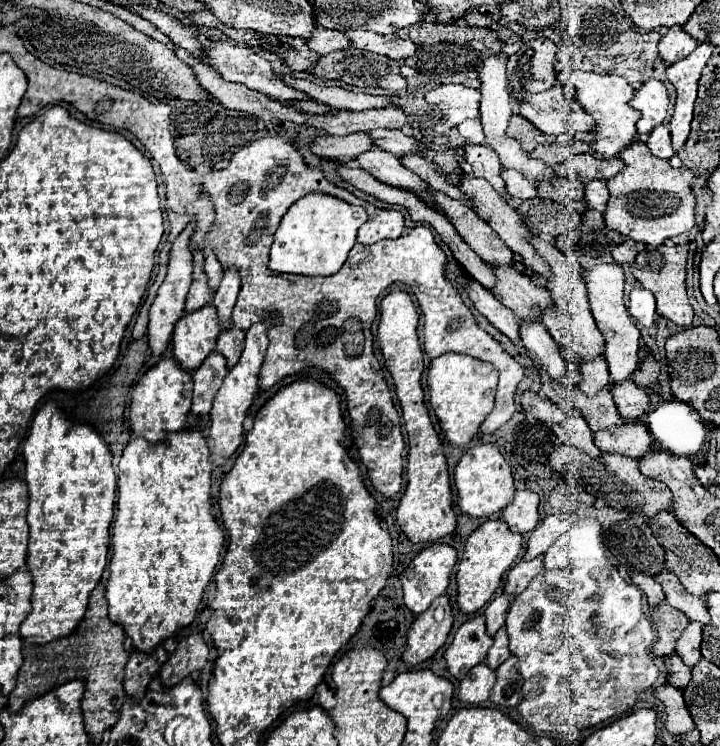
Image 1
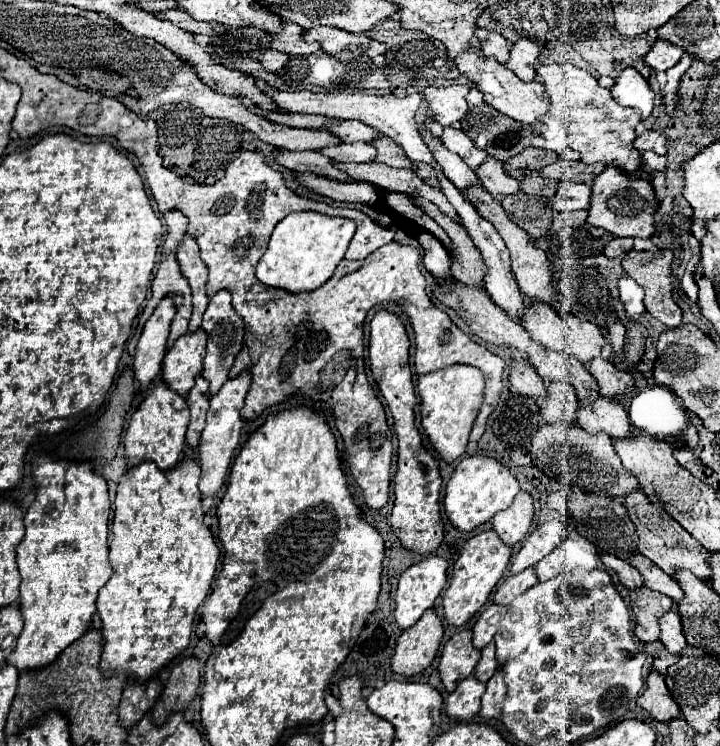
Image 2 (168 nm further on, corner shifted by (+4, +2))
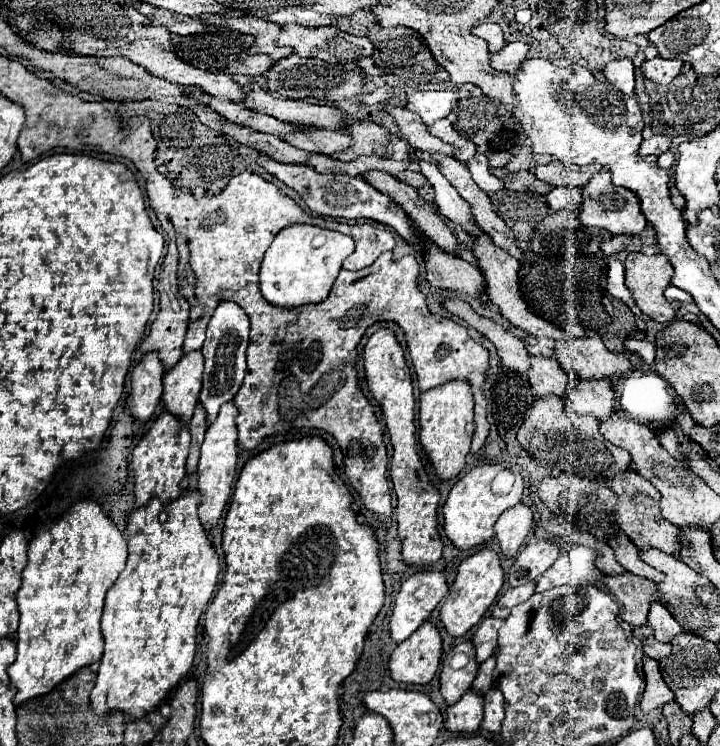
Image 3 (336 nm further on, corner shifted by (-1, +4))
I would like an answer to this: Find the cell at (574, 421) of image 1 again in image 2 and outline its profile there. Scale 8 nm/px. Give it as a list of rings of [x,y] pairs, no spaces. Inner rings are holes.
[[[552,381],[546,387],[546,397],[538,397],[536,403],[540,407],[540,415],[548,423],[554,423],[560,419],[576,421],[578,399],[576,399],[576,389],[572,383]]]

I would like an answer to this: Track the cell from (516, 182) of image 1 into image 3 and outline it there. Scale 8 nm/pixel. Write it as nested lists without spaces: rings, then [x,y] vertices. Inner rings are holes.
[[[477,153],[477,155],[471,159],[471,163],[467,163],[467,167],[469,167],[475,183],[477,183],[485,193],[495,193],[495,191],[501,191],[501,189],[505,187],[503,181],[491,173],[491,167],[489,167],[487,157],[483,157],[481,153]]]

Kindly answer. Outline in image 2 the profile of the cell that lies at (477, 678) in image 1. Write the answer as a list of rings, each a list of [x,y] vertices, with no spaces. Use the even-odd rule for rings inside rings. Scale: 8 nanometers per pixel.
[[[474,675],[458,683],[456,691],[446,701],[448,717],[456,721],[470,721],[474,715],[480,713],[480,699],[484,695],[486,685],[480,683]]]

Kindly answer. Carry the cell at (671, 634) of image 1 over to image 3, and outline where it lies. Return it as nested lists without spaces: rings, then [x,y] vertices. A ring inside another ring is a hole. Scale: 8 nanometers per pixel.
[[[623,573],[617,577],[607,575],[603,583],[619,599],[621,619],[625,623],[629,623],[631,627],[647,625],[647,609],[651,607],[651,601],[657,601],[657,585],[653,581],[637,577],[633,573]]]

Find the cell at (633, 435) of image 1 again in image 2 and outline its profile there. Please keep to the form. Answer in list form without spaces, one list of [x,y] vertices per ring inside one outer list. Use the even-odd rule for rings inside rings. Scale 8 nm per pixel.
[[[598,395],[592,403],[580,405],[576,413],[578,425],[588,433],[606,433],[610,437],[626,437],[632,433],[630,419],[620,403]]]

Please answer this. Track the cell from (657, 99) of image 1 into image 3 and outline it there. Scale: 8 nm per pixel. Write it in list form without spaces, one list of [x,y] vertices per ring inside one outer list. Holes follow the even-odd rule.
[[[629,59],[611,61],[611,63],[605,65],[603,73],[615,89],[623,91],[627,97],[635,97],[635,67],[633,67],[633,61],[629,61]]]

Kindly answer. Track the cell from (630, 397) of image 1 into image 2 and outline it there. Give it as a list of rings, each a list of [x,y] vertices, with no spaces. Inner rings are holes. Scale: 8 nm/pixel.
[[[602,355],[594,357],[588,365],[588,371],[594,375],[594,379],[598,381],[600,393],[604,397],[622,397],[626,393],[630,393],[634,389],[634,379],[628,371],[620,371],[616,369],[608,359],[604,359]]]

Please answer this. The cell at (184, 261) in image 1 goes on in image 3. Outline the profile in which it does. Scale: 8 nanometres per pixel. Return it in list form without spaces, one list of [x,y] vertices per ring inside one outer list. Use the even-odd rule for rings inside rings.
[[[149,351],[143,355],[141,363],[131,373],[131,399],[129,409],[141,423],[149,421],[163,393],[163,363],[159,355]]]

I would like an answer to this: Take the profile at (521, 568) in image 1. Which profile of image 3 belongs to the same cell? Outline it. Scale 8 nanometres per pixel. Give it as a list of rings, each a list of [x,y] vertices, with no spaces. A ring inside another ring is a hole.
[[[529,581],[525,585],[519,585],[519,587],[509,587],[497,601],[495,609],[493,609],[493,615],[495,617],[507,617],[509,615],[509,609],[513,609],[515,605],[527,601],[531,595],[535,593],[535,583]]]

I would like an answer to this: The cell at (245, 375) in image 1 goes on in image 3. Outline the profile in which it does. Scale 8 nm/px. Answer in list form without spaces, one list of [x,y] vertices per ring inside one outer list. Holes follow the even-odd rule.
[[[233,401],[223,403],[217,419],[207,427],[205,441],[201,445],[201,459],[199,459],[199,467],[197,467],[197,475],[199,475],[197,489],[201,491],[199,517],[201,517],[201,523],[207,531],[223,515],[225,503],[229,501],[229,495],[233,491],[233,483],[237,477],[237,425],[235,425],[237,413],[239,413],[239,409]]]

